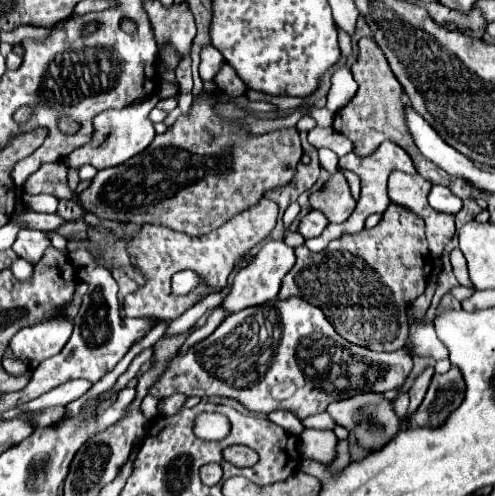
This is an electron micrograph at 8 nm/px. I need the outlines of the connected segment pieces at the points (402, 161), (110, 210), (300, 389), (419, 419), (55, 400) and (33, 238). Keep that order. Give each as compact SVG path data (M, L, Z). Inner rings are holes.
M390 140L382 142L382 144L378 146L378 150L376 150L374 154L370 154L366 160L358 160L358 156L354 156L353 152L342 156L342 158L339 158L338 168L340 168L340 170L350 170L350 172L354 172L354 174L360 178L360 198L358 198L358 202L356 202L354 212L348 216L348 220L344 220L344 222L340 222L340 224L328 222L328 226L324 228L324 232L322 232L318 238L306 240L306 246L308 246L312 252L324 250L330 240L334 240L334 238L338 238L338 236L342 236L342 234L360 232L360 230L364 228L364 220L366 220L370 214L374 214L374 212L382 214L382 212L388 208L390 198L388 198L388 194L386 194L386 180L388 180L388 174L390 174L394 168L398 168L398 170L402 170L402 172L416 172L410 156L408 156L398 144L394 144L394 142L390 142Z
M204 92L202 98L192 104L190 116L182 114L168 132L156 136L138 156L120 166L100 170L92 184L80 194L70 190L68 167L63 160L42 164L42 168L26 180L24 192L44 192L60 200L74 200L84 212L92 212L100 220L160 224L190 236L216 230L230 218L256 206L266 192L290 184L304 152L296 128L274 130L268 132L264 140L256 140L234 122L220 120L212 112L214 102L216 100ZM178 150L196 156L176 154Z
M290 296L286 300L274 298L260 306L244 308L228 316L214 334L196 344L184 356L174 356L162 378L150 388L156 398L168 398L176 392L186 396L226 396L244 404L252 412L270 414L274 410L290 410L298 418L324 412L330 402L350 398L364 392L388 392L400 388L412 372L412 358L406 348L396 352L372 352L368 348L350 344L326 320L324 312L314 304Z
M452 366L446 374L434 374L426 398L410 418L412 428L438 428L462 404L466 384L462 372Z
M80 378L80 380L70 380L70 382L60 384L58 388L42 394L40 398L24 404L24 406L20 406L20 408L8 410L2 418L4 418L4 420L6 420L6 418L10 420L10 418L14 418L18 412L22 412L22 410L26 410L26 408L30 408L30 410L40 410L40 408L46 408L46 406L66 406L66 404L78 400L80 396L84 396L90 386L92 386L92 384L90 384L88 380L82 380L82 378Z
M22 228L22 230L18 232L18 236L16 236L16 242L14 242L12 250L14 250L20 258L28 260L30 264L36 264L36 262L42 258L46 246L50 246L50 240L48 240L48 236L44 236L42 230Z

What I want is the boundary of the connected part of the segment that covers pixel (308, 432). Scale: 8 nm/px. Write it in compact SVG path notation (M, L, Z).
M304 429L299 435L301 459L312 458L318 462L330 462L336 452L336 436L332 430Z

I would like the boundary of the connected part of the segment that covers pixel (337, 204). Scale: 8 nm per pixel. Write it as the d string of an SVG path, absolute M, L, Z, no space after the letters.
M342 172L332 174L330 180L320 190L310 194L310 206L314 210L322 210L328 220L344 220L352 212L352 208L348 206L350 198L342 200L342 186L346 186L344 182L346 178Z

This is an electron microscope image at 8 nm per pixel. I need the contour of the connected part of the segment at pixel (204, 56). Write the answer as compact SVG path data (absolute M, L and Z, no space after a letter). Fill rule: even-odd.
M202 46L200 50L200 78L202 80L212 80L216 72L222 68L222 64L224 60L214 46Z

